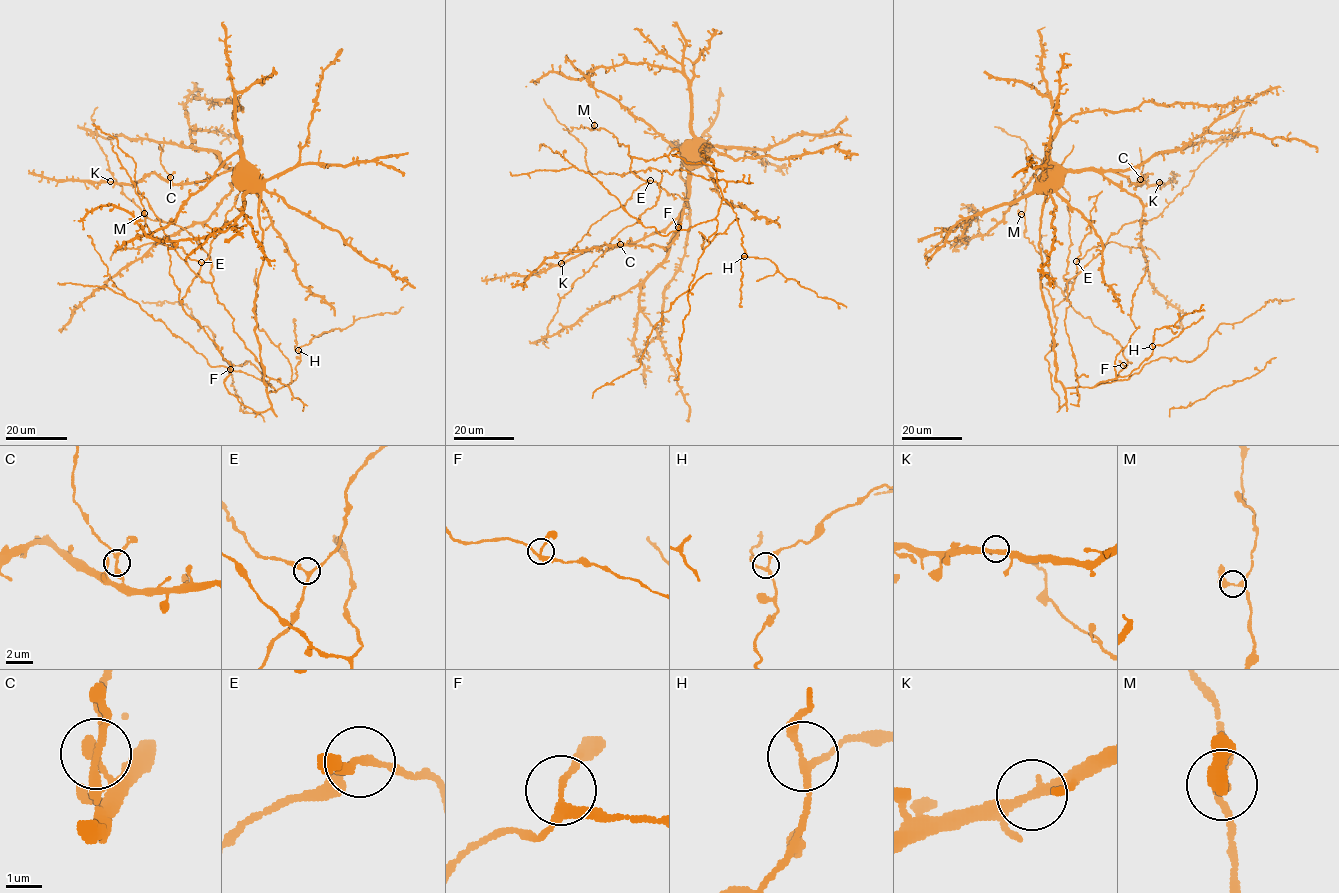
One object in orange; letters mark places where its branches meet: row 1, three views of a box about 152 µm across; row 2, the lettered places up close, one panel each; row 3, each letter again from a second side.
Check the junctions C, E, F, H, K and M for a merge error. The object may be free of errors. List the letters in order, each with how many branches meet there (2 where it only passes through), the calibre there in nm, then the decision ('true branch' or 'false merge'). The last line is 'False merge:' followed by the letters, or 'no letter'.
C: 3 | 190 nm | false merge
E: 3 | 190 nm | true branch
F: 3 | 200 nm | true branch
H: 3 | 180 nm | true branch
K: 3 | 240 nm | true branch
M: 3 | 280 nm | true branch
False merge: C

